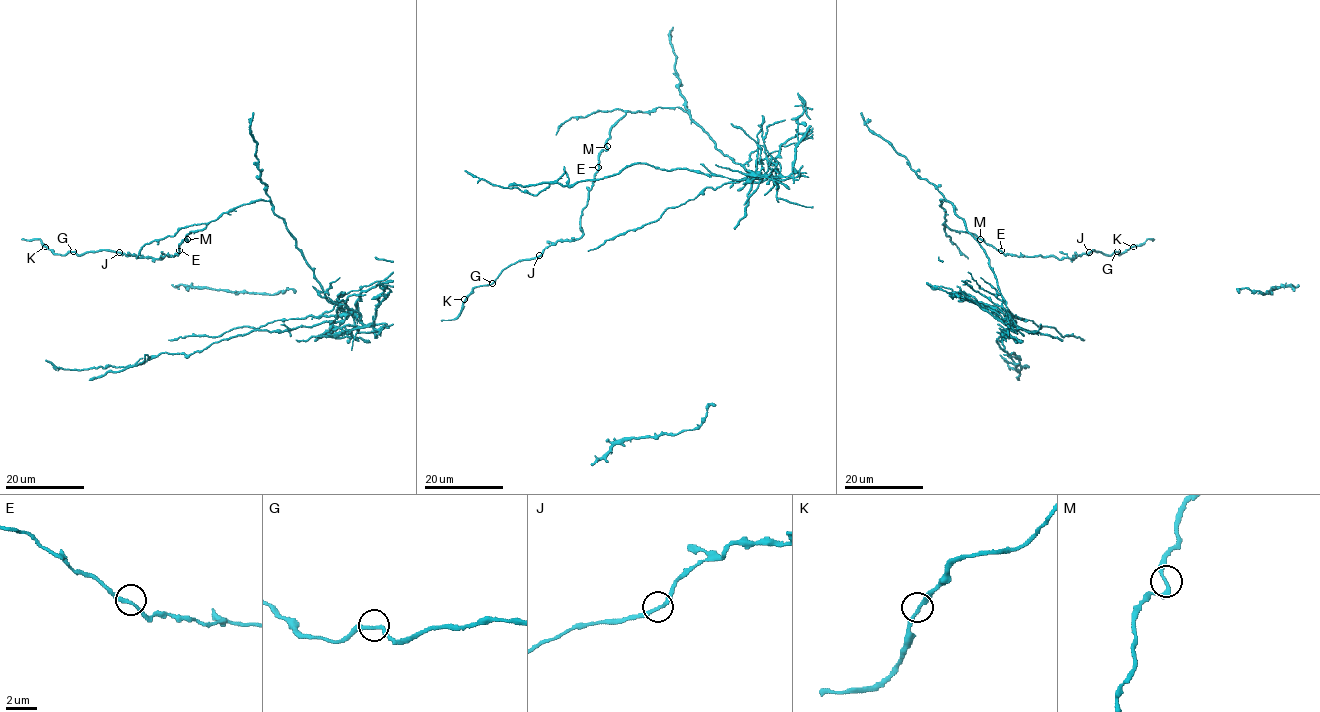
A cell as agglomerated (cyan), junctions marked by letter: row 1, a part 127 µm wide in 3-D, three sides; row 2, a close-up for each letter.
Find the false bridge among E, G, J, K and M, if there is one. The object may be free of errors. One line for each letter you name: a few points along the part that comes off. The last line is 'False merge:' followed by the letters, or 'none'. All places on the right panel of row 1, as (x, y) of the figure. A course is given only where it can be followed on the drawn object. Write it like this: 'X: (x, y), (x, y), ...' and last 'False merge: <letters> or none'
M: (980, 239), (945, 224), (941, 199), (986, 253), (1007, 302), (1013, 323), (997, 342), (1028, 367), (1004, 360)
False merge: M

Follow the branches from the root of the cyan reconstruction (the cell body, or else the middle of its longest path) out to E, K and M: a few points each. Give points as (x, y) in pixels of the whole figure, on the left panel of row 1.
E: (301, 251), (273, 205), (261, 199), (234, 207), (204, 228), (190, 232), (179, 250)
K: (301, 251), (261, 199), (223, 212), (161, 259), (61, 255), (45, 247)
M: (301, 251), (285, 222), (273, 211), (273, 205), (261, 199), (223, 212), (204, 228), (190, 232), (187, 239)

